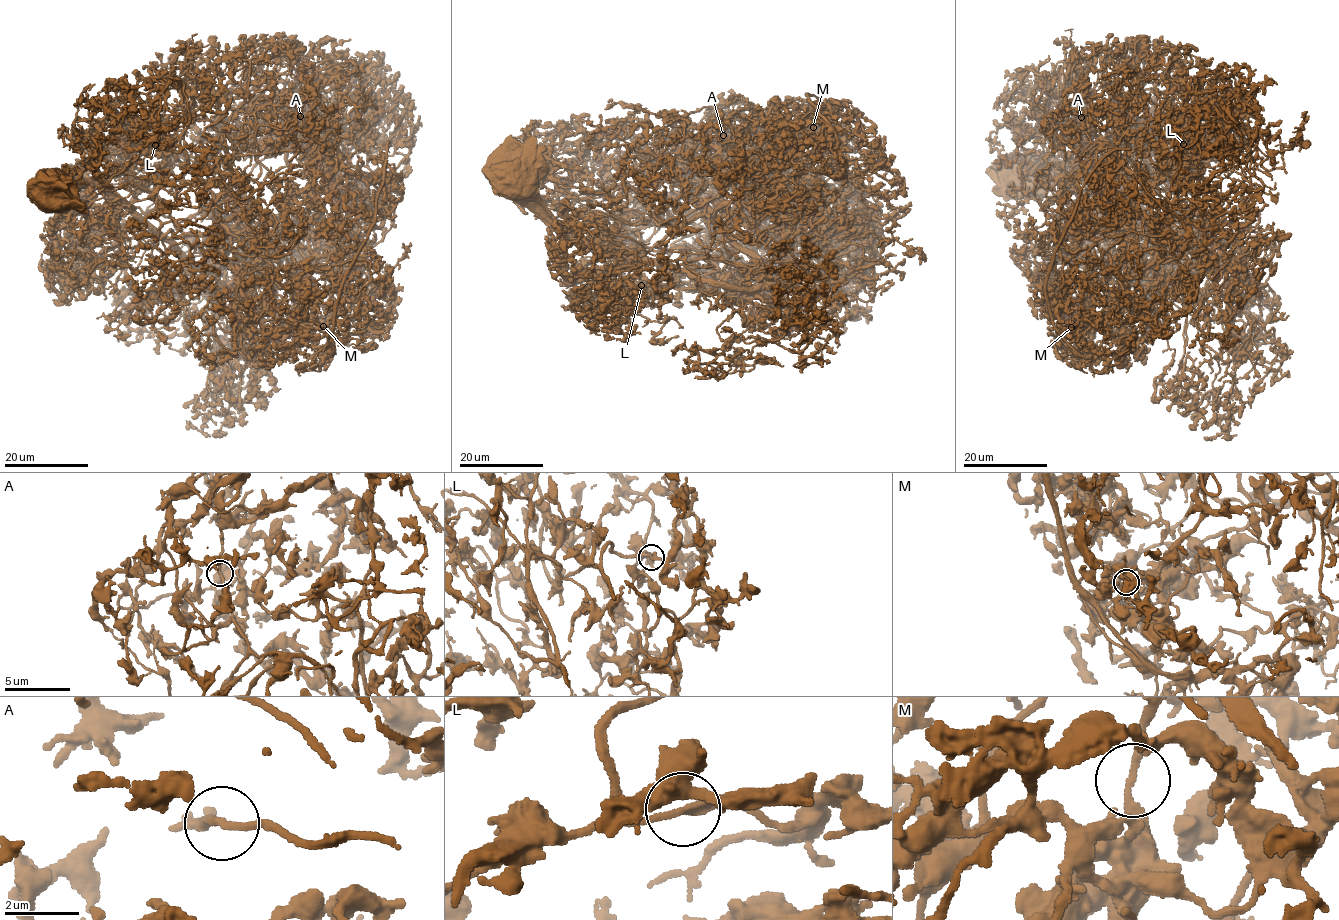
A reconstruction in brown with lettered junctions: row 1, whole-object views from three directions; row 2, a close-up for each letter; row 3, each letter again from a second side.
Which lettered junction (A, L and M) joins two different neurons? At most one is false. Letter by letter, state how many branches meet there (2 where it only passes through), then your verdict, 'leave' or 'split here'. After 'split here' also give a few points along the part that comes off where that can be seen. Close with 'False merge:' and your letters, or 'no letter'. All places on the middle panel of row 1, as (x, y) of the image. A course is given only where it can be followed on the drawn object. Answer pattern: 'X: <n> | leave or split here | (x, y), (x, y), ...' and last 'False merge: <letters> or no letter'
A: 2 | leave
L: 2 | leave
M: 2 | split here
False merge: M

